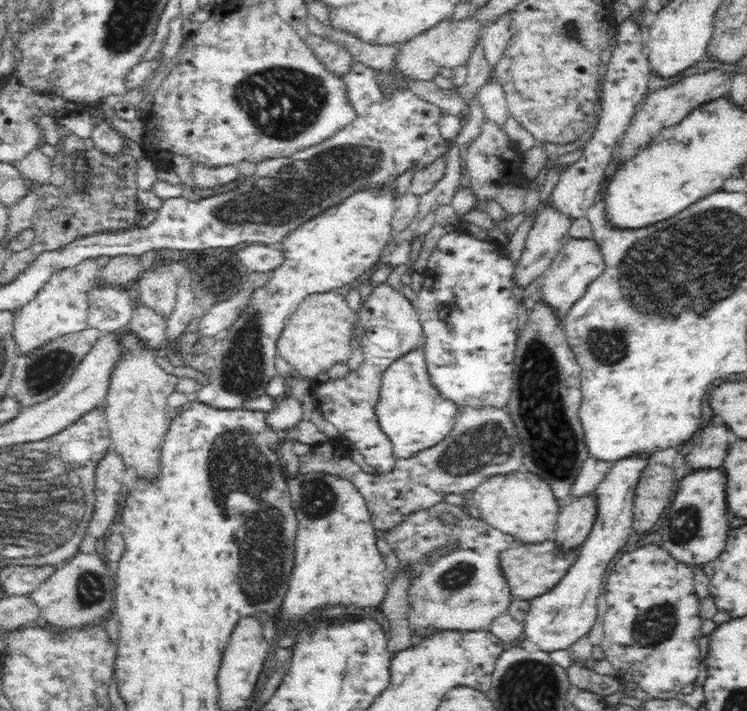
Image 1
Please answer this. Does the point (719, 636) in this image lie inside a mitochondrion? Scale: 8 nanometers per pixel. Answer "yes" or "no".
no

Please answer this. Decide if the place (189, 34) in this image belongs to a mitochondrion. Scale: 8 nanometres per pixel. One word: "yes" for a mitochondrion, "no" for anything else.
no

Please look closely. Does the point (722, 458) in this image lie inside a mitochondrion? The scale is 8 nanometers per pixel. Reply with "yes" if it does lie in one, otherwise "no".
no

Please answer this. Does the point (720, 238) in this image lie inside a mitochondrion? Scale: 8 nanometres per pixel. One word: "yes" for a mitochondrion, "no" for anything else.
yes

